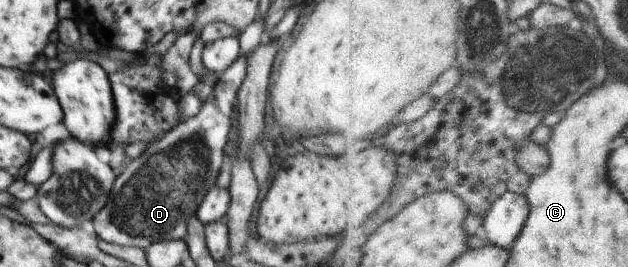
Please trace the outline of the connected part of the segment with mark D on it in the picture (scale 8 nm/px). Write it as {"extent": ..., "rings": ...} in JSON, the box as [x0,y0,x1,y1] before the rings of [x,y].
{"extent":[90,54,249,251],"rings":[[[240,54],[239,58],[217,78],[211,97],[203,102],[196,116],[181,121],[166,135],[152,141],[140,158],[132,160],[124,172],[115,179],[108,202],[99,214],[90,222],[99,239],[125,247],[140,247],[146,251],[153,243],[182,240],[187,233],[187,223],[196,215],[204,196],[217,186],[217,179],[224,160],[224,147],[229,141],[232,129],[234,106],[237,93],[246,78],[247,58],[249,54]]]}

